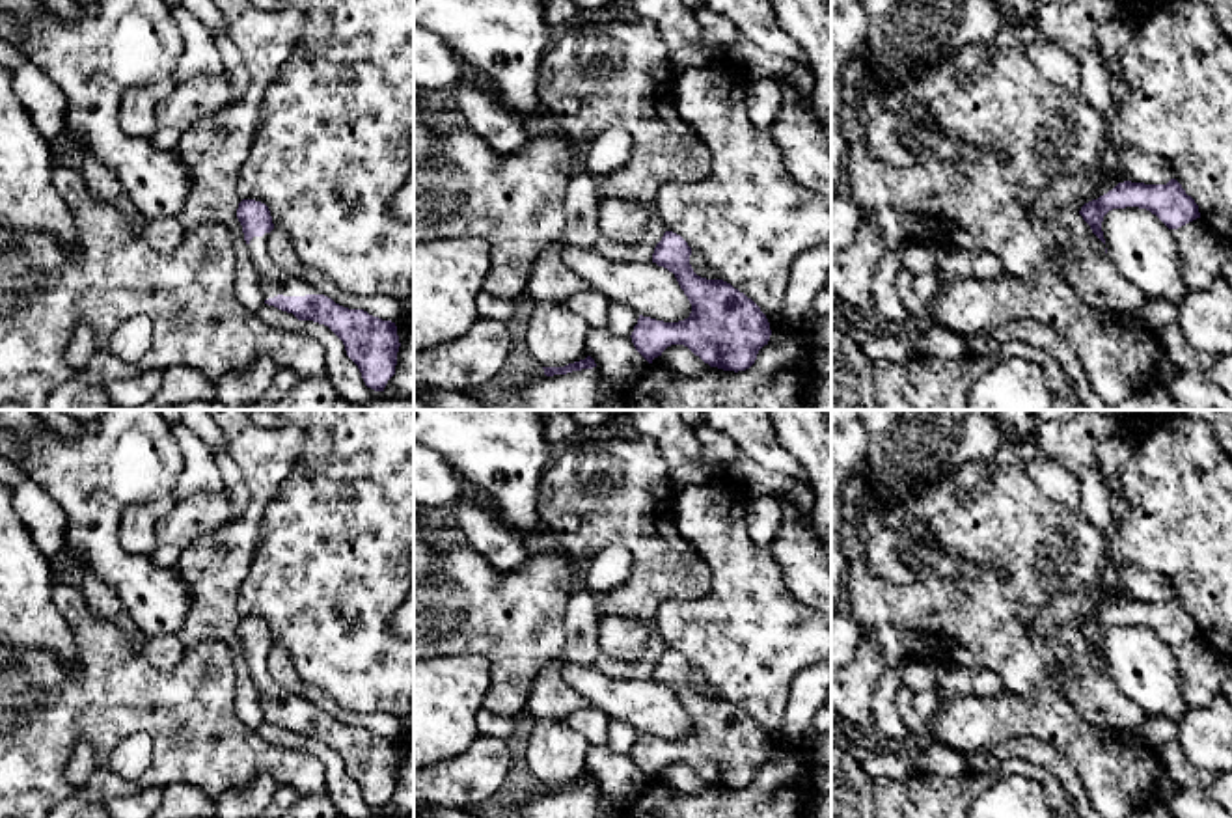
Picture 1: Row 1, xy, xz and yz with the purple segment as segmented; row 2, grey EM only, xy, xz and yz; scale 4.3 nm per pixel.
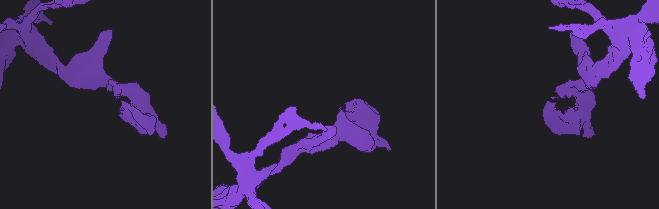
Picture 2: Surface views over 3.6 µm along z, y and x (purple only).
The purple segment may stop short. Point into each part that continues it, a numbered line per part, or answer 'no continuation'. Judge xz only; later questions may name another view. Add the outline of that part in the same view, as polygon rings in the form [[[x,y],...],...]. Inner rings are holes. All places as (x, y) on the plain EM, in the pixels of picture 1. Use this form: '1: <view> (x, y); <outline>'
no continuation

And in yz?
no continuation

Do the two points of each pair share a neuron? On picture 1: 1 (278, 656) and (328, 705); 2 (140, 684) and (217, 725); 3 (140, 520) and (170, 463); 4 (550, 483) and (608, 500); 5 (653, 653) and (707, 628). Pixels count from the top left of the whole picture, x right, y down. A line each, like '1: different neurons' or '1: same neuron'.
1: same neuron
2: same neuron
3: different neurons
4: same neuron
5: different neurons

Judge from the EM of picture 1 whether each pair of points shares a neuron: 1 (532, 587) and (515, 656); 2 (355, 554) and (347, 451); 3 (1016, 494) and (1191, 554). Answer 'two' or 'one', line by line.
1: one
2: one
3: two

